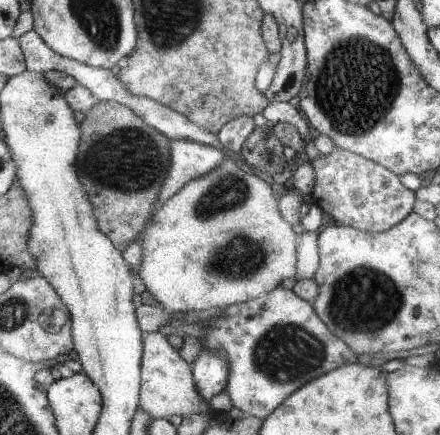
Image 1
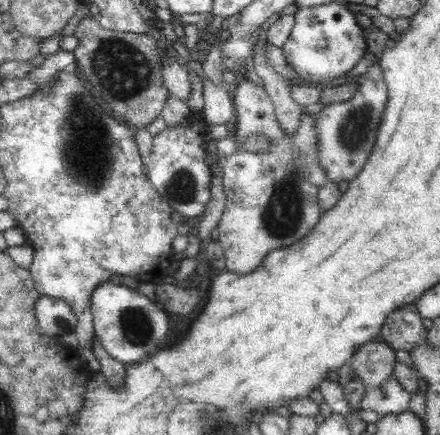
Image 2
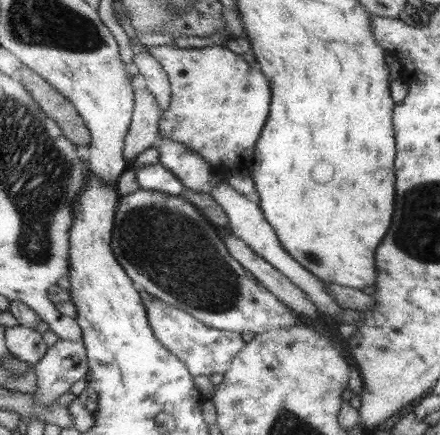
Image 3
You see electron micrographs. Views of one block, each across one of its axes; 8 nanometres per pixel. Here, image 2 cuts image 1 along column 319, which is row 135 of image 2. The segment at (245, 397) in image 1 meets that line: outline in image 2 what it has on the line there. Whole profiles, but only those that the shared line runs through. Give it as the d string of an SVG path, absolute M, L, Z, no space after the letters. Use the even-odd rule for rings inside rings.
M374 62L372 66L368 66L366 74L360 78L360 88L352 100L326 106L320 114L314 114L316 130L320 134L320 144L318 144L320 164L328 172L330 182L344 186L352 182L356 174L364 168L364 162L374 148L376 132L378 132L386 104L388 104L388 86L384 80L384 70L380 68L380 64Z

